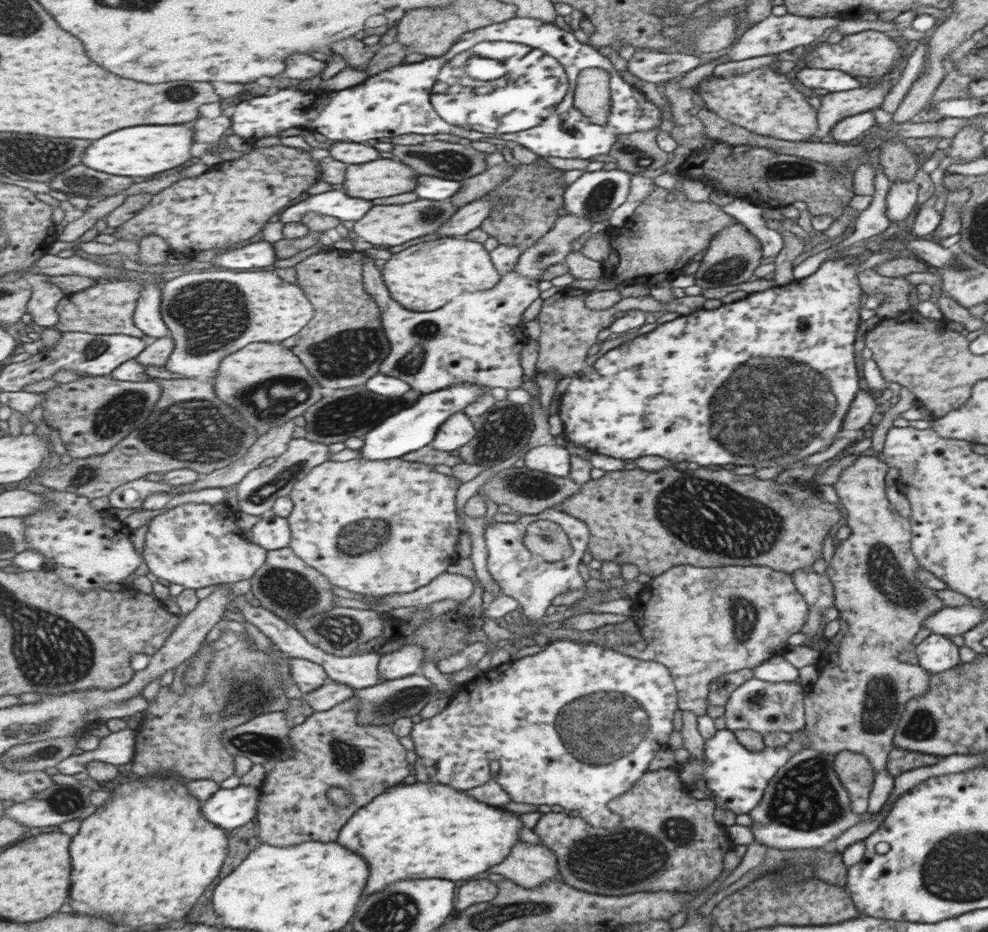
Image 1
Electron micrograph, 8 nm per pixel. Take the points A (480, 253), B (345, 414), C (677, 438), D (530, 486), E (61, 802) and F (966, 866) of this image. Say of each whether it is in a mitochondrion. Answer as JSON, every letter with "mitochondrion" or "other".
{"A":"other","B":"mitochondrion","C":"other","D":"mitochondrion","E":"mitochondrion","F":"mitochondrion"}

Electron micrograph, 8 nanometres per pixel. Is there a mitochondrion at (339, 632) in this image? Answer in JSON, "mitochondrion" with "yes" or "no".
{"mitochondrion":"yes"}

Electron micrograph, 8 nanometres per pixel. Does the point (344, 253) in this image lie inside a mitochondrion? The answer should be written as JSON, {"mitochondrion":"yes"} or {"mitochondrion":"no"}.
{"mitochondrion":"no"}

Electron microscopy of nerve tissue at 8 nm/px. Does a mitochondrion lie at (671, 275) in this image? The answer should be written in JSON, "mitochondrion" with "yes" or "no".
{"mitochondrion":"no"}

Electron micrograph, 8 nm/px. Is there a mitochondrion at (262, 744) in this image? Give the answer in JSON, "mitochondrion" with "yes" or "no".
{"mitochondrion":"yes"}

